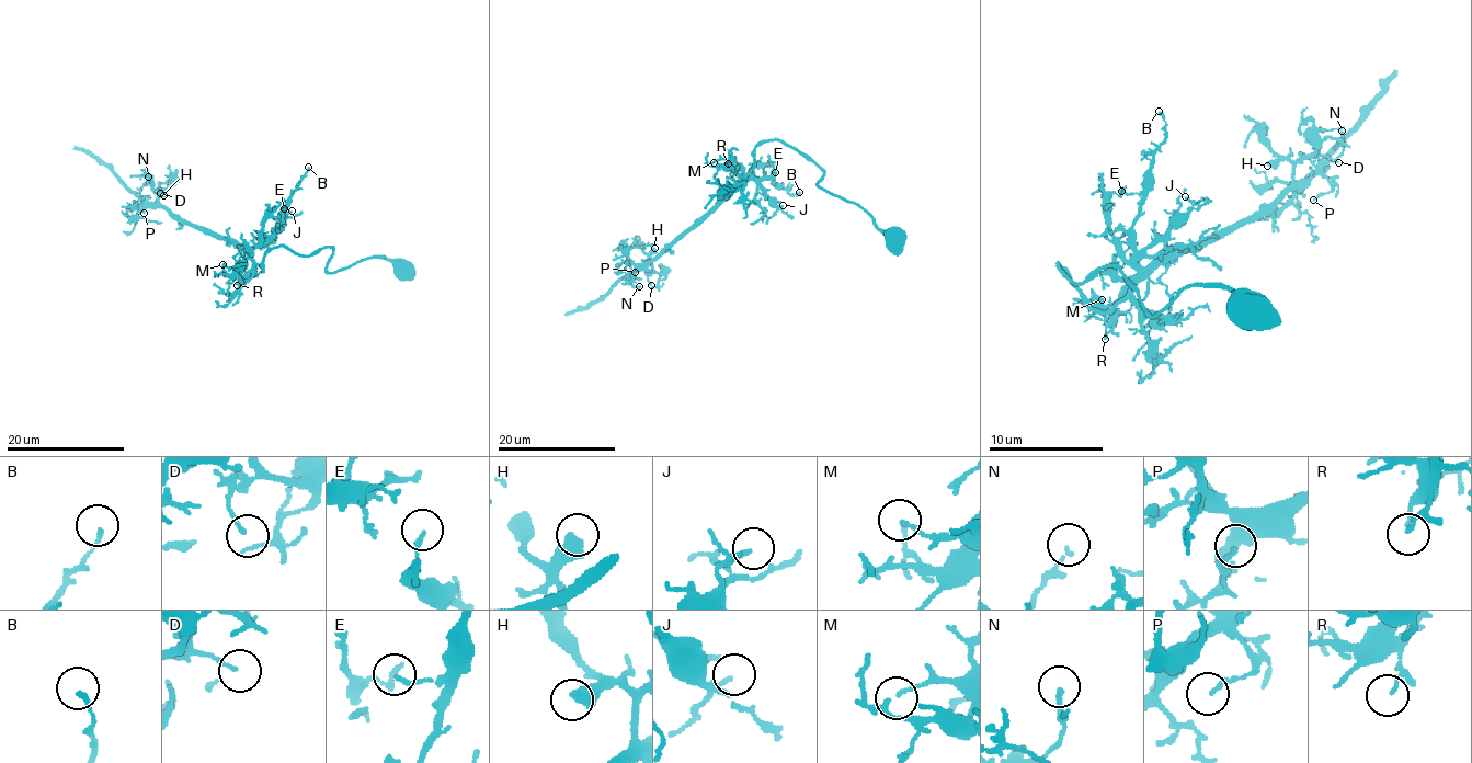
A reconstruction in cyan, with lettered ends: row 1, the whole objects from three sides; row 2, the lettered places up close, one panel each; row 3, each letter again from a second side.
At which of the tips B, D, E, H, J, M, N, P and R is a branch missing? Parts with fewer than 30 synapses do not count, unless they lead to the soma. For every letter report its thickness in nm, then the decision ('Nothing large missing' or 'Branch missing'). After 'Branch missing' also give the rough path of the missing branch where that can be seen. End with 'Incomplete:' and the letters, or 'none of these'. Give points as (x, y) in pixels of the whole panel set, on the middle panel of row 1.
B: Thickness 150 nm. Nothing large missing
D: Thickness 110 nm. Nothing large missing
E: Thickness 140 nm. Nothing large missing
H: Thickness 550 nm. Nothing large missing
J: Thickness 140 nm. Nothing large missing
M: Thickness 130 nm. Nothing large missing
N: Thickness 80 nm. Nothing large missing
P: Thickness 130 nm. Nothing large missing
R: Thickness 80 nm. Nothing large missing
Incomplete: none of these

